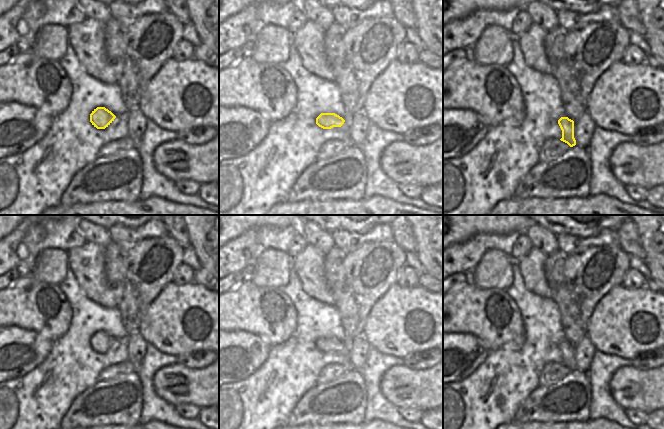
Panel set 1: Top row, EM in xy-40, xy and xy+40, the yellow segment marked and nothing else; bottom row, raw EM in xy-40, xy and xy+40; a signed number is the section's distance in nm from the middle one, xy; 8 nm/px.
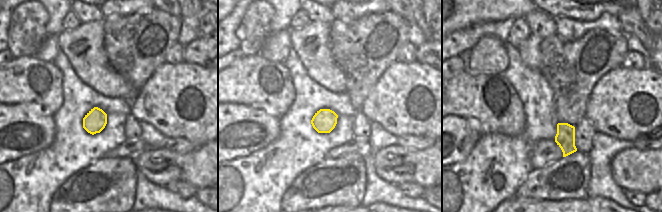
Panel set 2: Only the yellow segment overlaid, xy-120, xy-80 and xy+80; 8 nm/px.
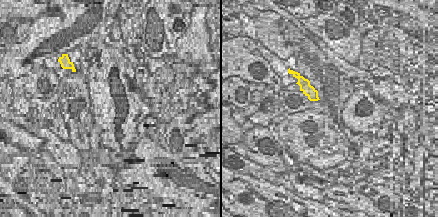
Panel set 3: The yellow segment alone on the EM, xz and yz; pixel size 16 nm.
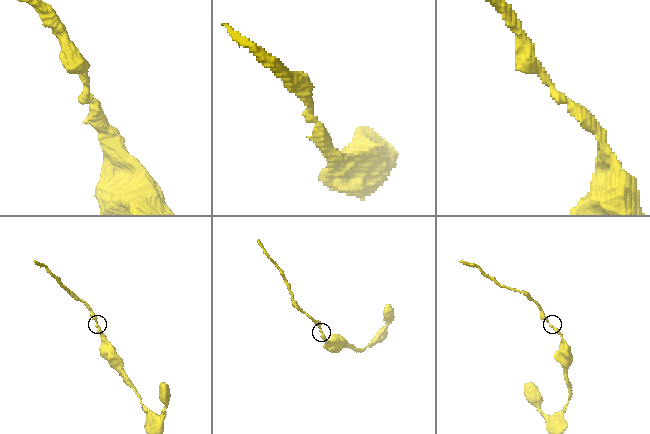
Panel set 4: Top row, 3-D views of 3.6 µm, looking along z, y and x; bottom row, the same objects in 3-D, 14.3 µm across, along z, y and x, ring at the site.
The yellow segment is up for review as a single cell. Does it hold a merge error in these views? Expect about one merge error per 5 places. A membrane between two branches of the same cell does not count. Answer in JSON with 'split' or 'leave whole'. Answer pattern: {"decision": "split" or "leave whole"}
{"decision": "leave whole"}

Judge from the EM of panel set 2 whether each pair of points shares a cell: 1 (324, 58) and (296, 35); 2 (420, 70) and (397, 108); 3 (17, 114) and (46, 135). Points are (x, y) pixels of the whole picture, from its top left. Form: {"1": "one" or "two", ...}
{"1": "one", "2": "one", "3": "one"}

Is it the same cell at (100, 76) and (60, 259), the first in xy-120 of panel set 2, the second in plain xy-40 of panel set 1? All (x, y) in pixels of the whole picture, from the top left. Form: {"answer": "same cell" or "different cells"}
{"answer": "different cells"}

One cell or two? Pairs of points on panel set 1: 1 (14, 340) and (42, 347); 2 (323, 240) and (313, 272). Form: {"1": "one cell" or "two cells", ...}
{"1": "one cell", "2": "two cells"}

